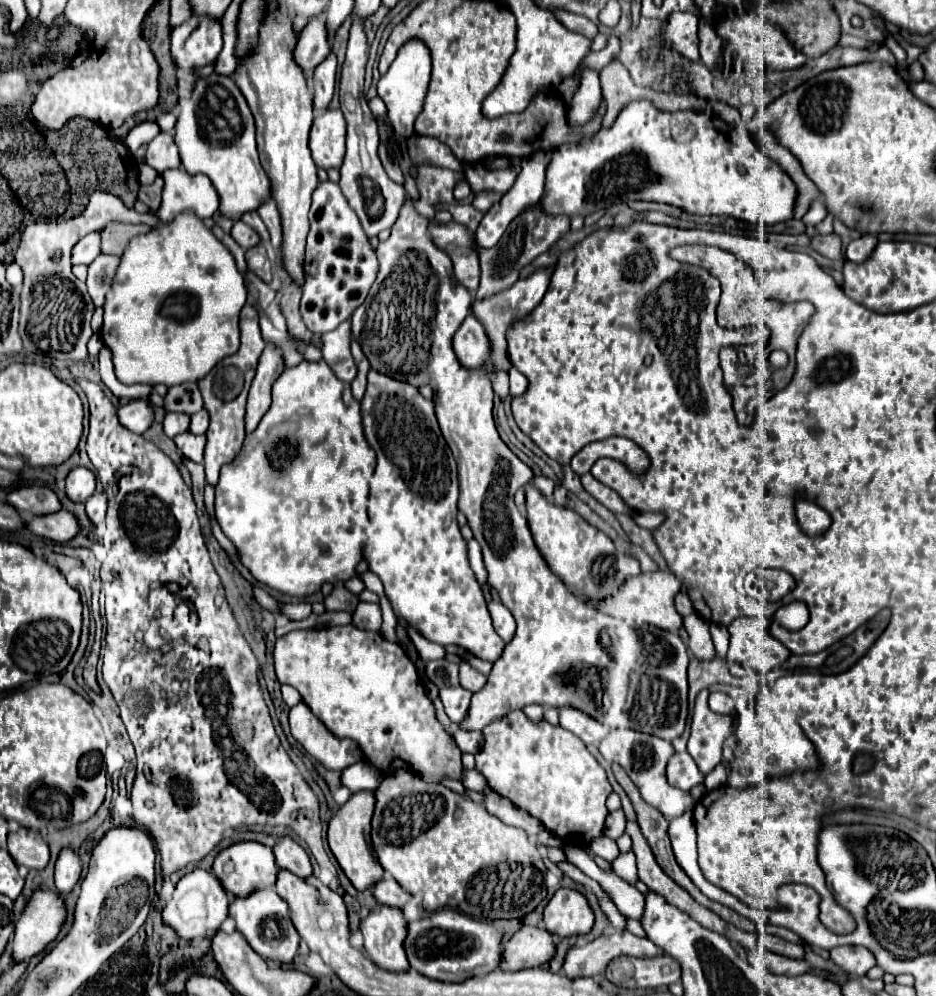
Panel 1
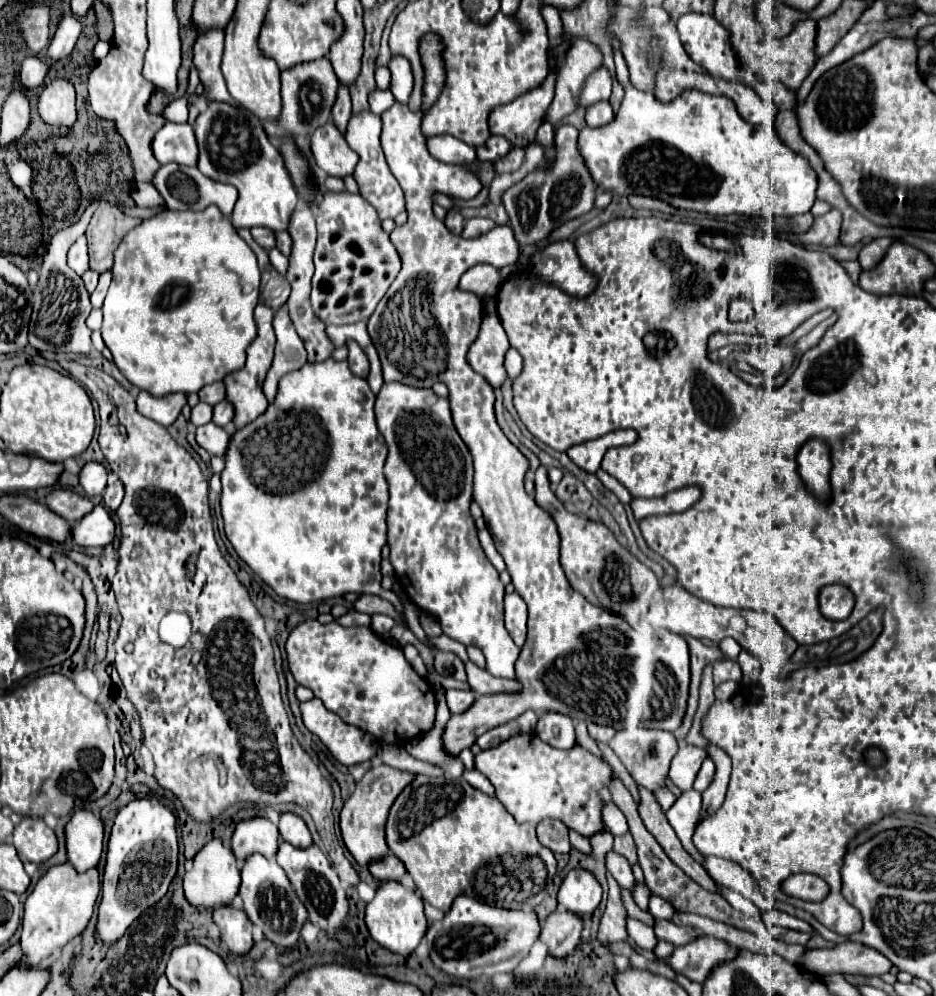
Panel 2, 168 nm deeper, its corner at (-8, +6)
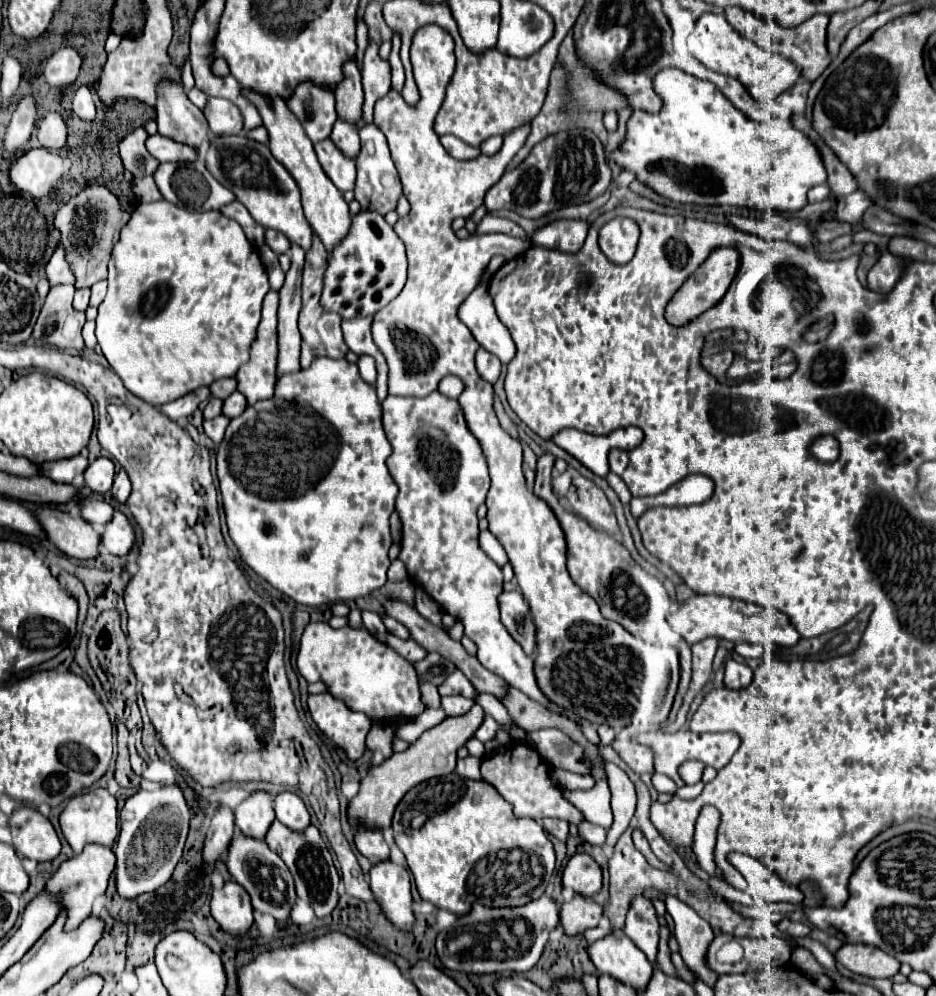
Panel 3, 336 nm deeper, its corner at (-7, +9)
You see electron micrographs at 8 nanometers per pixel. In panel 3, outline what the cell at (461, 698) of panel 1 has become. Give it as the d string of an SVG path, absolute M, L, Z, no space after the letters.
M442 697L442 709L446 711L448 717L458 717L458 715L464 715L470 711L470 707L474 705L474 701L466 699L466 697Z

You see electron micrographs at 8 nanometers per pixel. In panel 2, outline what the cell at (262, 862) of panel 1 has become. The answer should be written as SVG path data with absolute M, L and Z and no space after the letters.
M251 818L239 822L231 838L231 850L239 866L245 864L245 860L253 854L275 858L279 850L277 826L267 818Z

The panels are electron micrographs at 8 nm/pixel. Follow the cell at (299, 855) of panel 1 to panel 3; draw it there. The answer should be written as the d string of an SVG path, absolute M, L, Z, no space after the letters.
M290 791L278 793L274 797L274 809L276 809L276 819L294 831L302 831L310 825L310 813L304 801L296 793Z

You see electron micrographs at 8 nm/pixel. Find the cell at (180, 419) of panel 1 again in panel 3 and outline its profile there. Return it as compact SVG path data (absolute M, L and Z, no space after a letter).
M212 397L210 401L208 401L208 405L206 405L206 409L204 409L204 419L214 419L216 415L220 415L222 413L222 399L216 399L216 397Z

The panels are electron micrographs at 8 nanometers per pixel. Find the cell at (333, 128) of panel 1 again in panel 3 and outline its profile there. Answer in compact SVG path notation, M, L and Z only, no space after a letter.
M320 141L314 145L318 161L326 173L326 177L338 187L338 191L352 191L354 189L354 179L356 179L356 165L354 161L346 161L338 149L334 149L332 141Z

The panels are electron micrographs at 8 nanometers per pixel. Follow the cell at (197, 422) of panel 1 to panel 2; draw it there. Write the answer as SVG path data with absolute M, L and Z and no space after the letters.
M227 400L213 406L213 422L217 426L227 426L231 422L231 418L233 418L233 408Z

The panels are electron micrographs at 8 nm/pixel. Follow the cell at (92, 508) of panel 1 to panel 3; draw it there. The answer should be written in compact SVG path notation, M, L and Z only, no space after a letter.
M120 469L114 477L114 485L112 485L112 495L116 497L118 503L126 503L128 497L130 497L130 491L132 491L132 485L130 485L130 479L128 479L128 473L124 469Z

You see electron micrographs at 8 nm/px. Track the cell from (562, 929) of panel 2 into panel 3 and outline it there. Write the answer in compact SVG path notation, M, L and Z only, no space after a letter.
M574 893L574 897L562 903L560 907L560 921L568 935L580 935L590 927L598 927L602 917L604 917L602 905L578 893Z

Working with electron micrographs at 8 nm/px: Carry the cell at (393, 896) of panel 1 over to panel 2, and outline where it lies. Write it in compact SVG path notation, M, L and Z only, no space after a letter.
M389 854L389 856L381 858L381 860L375 860L369 866L369 872L379 882L401 882L401 878L407 874L403 862L399 858L395 858L393 854Z

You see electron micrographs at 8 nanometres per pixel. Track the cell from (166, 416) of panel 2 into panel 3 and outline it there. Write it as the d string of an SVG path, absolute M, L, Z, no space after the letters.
M200 387L194 393L188 393L186 397L180 397L178 401L172 401L170 405L162 405L158 409L164 415L168 415L172 421L178 421L178 419L186 419L188 415L192 415L198 409L198 405L206 399L210 399L210 387Z

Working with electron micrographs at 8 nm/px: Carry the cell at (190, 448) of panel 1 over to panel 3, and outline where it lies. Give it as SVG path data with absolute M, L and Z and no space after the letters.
M220 415L220 417L212 419L212 421L204 421L204 433L214 441L214 445L218 445L222 441L228 423L230 423L230 419L224 417L224 415Z

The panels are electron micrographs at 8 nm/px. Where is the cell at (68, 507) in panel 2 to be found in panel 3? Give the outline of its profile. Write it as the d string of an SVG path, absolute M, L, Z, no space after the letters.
M86 501L84 503L84 507L82 507L82 511L80 511L80 515L86 519L86 521L90 521L92 525L94 525L94 529L98 529L100 533L106 529L106 525L112 521L112 517L114 517L114 507L112 505L108 505L108 503L104 503L104 501L96 501L96 503L90 503L90 501Z

